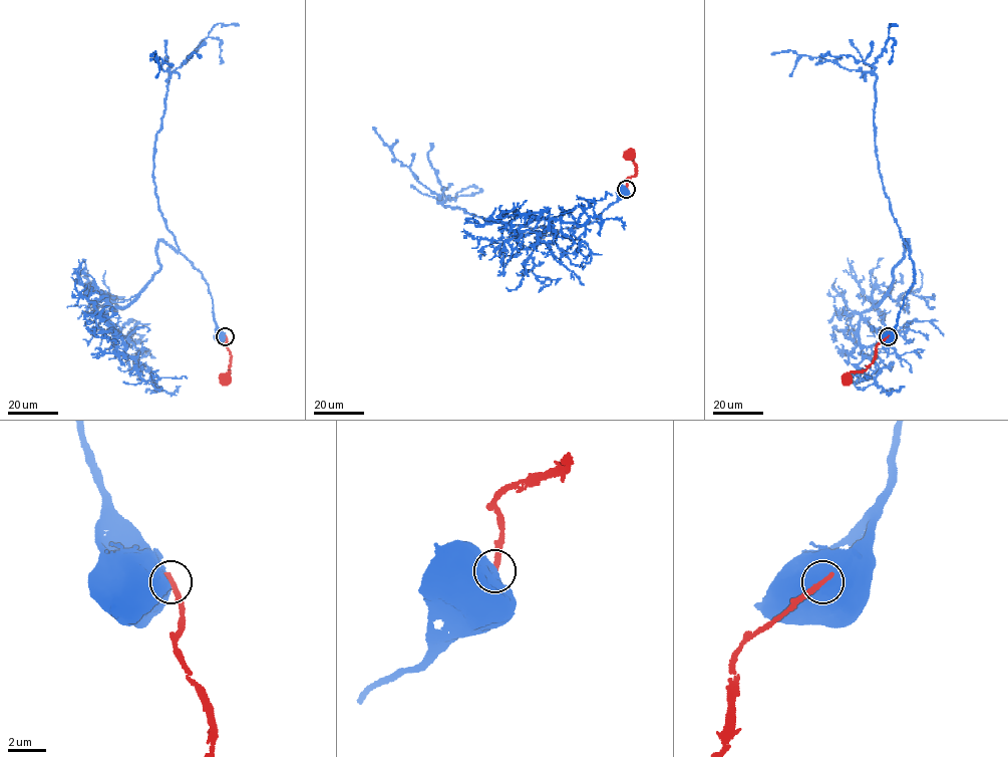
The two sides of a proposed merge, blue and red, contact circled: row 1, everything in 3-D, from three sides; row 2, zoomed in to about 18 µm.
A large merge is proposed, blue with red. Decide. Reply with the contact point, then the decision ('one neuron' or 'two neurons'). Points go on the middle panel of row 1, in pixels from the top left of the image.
(626, 189) | two neurons

